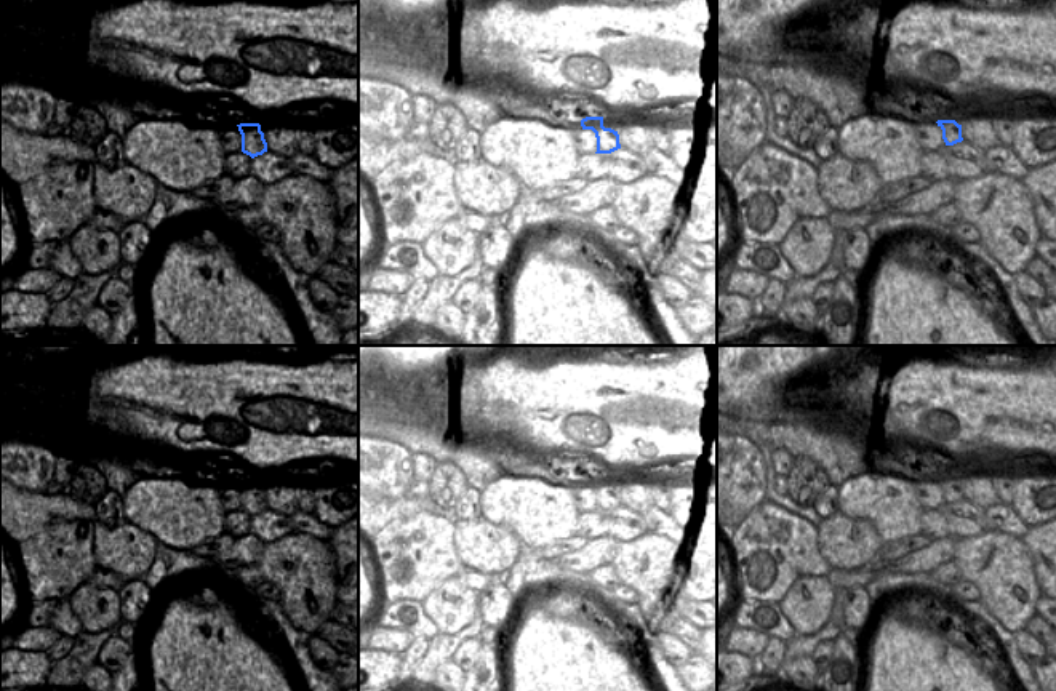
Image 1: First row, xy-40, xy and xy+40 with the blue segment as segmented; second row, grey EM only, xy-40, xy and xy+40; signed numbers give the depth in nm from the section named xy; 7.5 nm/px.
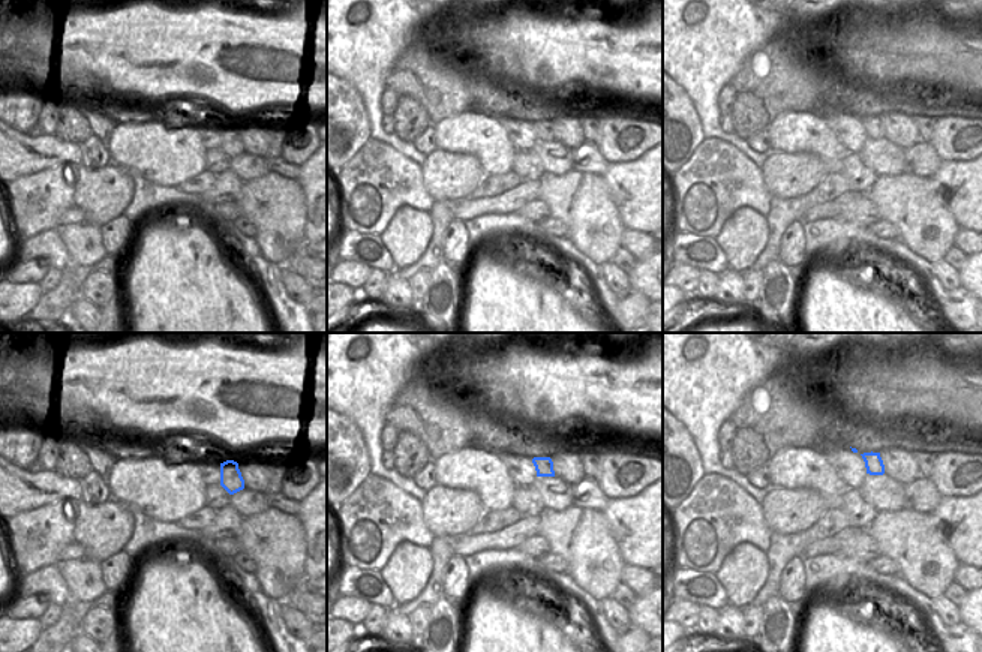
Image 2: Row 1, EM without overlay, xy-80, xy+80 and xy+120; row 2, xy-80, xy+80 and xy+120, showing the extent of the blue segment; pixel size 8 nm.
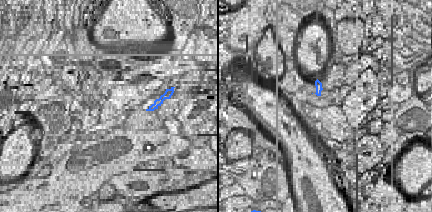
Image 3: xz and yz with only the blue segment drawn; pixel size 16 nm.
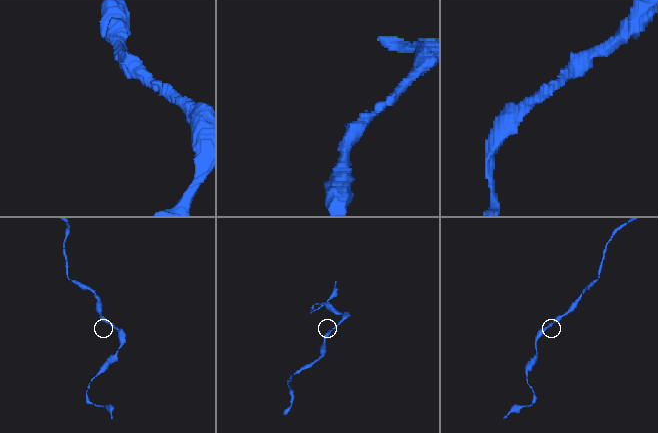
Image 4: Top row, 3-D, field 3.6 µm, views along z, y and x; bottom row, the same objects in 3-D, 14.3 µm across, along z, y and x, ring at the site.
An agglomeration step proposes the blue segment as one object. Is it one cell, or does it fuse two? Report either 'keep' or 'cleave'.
keep

